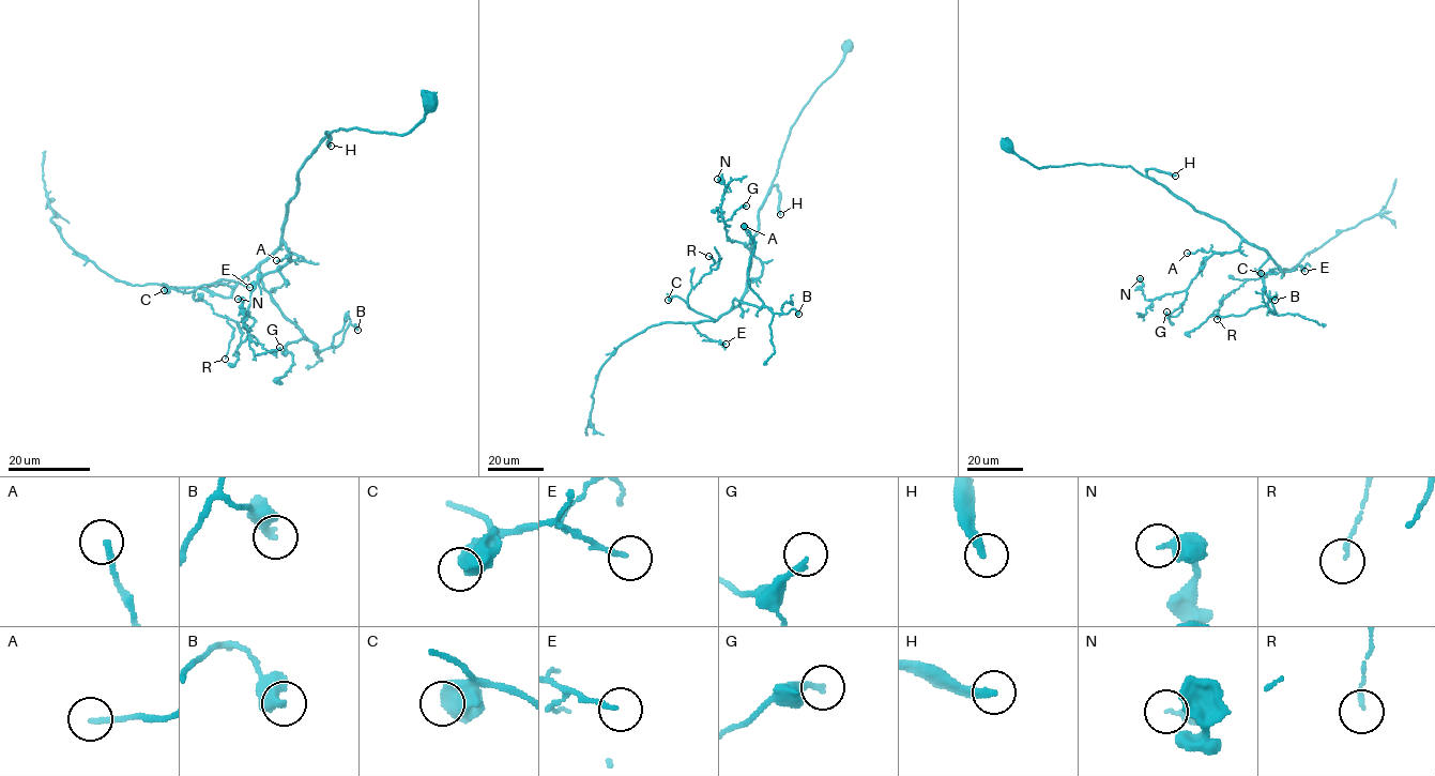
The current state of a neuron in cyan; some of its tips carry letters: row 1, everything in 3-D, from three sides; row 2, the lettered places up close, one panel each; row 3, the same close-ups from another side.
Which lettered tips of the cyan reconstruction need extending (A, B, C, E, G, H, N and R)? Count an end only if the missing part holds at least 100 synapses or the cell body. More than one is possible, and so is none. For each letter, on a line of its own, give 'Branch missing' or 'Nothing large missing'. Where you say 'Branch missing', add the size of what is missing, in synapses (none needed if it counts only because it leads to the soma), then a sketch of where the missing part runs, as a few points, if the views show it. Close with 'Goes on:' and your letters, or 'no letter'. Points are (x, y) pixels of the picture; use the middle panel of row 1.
A: Nothing large missing
B: Nothing large missing
C: Nothing large missing
E: Nothing large missing
G: Nothing large missing
H: Branch missing. Roughly 150 synapses. Course of what is missing: (780, 214), (774, 232), (782, 178), (773, 204), (775, 236), (742, 256)
N: Nothing large missing
R: Nothing large missing
Goes on: H

